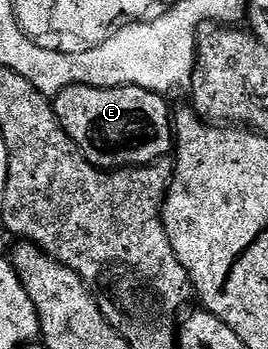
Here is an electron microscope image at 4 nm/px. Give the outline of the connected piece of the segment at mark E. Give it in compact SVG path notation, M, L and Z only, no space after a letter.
M73 84L59 92L53 97L52 103L54 113L60 122L60 126L68 134L68 138L72 138L72 142L84 154L84 158L90 164L94 164L97 168L105 168L107 170L117 170L120 168L137 168L139 166L149 166L155 164L157 160L165 160L171 155L174 146L174 125L172 123L172 108L166 105L167 97L161 92L153 92L152 90L144 90L140 86L132 86L125 84L119 88L97 88L96 86L88 86L87 84Z

